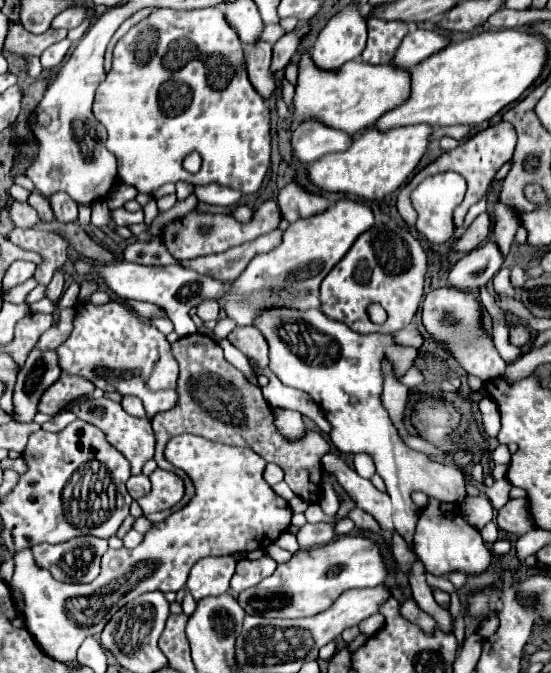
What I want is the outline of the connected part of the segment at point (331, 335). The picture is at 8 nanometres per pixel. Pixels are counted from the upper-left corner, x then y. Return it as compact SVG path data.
M272 309L256 319L256 327L264 333L270 345L270 369L276 377L294 389L308 393L324 411L332 425L330 439L338 451L346 455L368 453L374 459L376 473L384 479L388 495L392 499L392 519L398 535L408 543L412 551L414 527L418 521L418 507L412 503L412 491L424 491L430 497L438 497L450 503L462 503L466 497L462 469L474 463L470 453L460 453L456 465L432 463L424 453L418 453L402 443L392 421L388 419L382 403L382 357L388 357L396 367L396 377L402 377L416 359L416 349L394 345L388 335L356 335L344 323L328 319L320 311L294 311Z

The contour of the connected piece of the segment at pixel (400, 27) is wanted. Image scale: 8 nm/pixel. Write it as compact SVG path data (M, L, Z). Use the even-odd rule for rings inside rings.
M370 19L368 21L368 43L362 53L362 59L374 65L388 63L406 33L408 33L408 23Z

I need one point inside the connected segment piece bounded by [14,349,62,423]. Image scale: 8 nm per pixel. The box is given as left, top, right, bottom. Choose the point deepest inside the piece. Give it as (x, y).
(41, 369)

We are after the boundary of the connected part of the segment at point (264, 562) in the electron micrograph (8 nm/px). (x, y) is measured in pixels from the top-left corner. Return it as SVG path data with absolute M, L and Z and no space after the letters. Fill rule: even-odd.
M268 555L260 557L258 561L252 561L252 559L246 559L246 557L238 559L236 561L236 573L234 573L232 583L230 583L232 591L240 593L240 591L244 591L248 587L258 585L264 577L268 577L268 575L274 573L276 565L278 563L272 557L268 557Z

